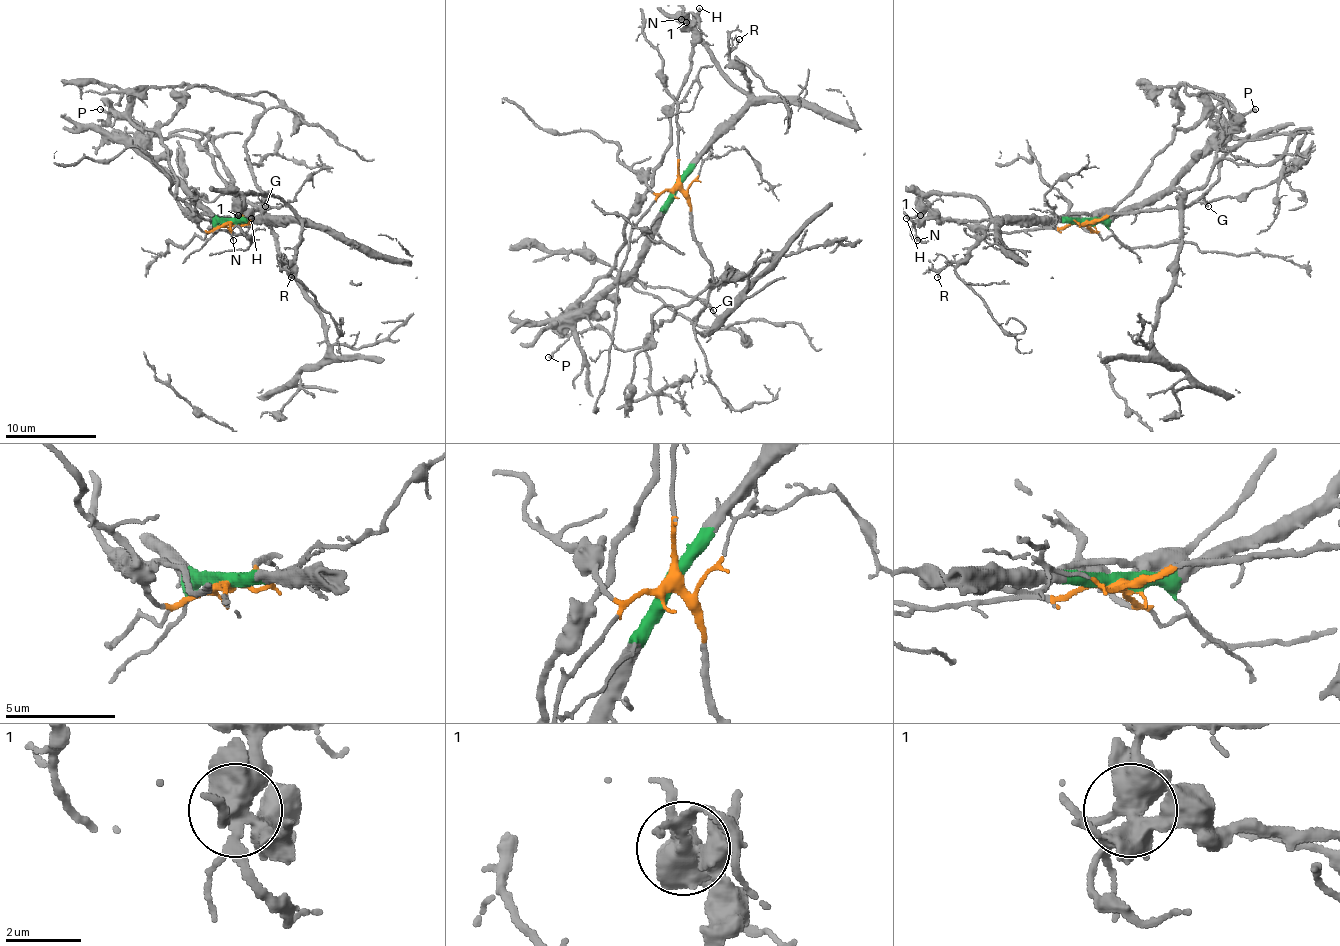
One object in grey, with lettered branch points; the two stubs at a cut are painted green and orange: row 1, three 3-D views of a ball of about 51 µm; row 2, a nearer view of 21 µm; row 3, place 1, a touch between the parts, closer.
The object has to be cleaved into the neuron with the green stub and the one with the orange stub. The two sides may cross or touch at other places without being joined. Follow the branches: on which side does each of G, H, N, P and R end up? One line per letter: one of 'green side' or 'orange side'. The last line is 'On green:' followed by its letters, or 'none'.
G: orange side
H: orange side
N: green side
P: orange side
R: green side
On green: N, R

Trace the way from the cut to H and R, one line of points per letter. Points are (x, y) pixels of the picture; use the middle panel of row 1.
H: (677, 187), (654, 194), (647, 174), (670, 142), (670, 108), (691, 67), (693, 17), (700, 8)
R: (677, 187), (686, 169), (736, 119), (747, 99), (749, 81), (729, 58), (738, 40)

